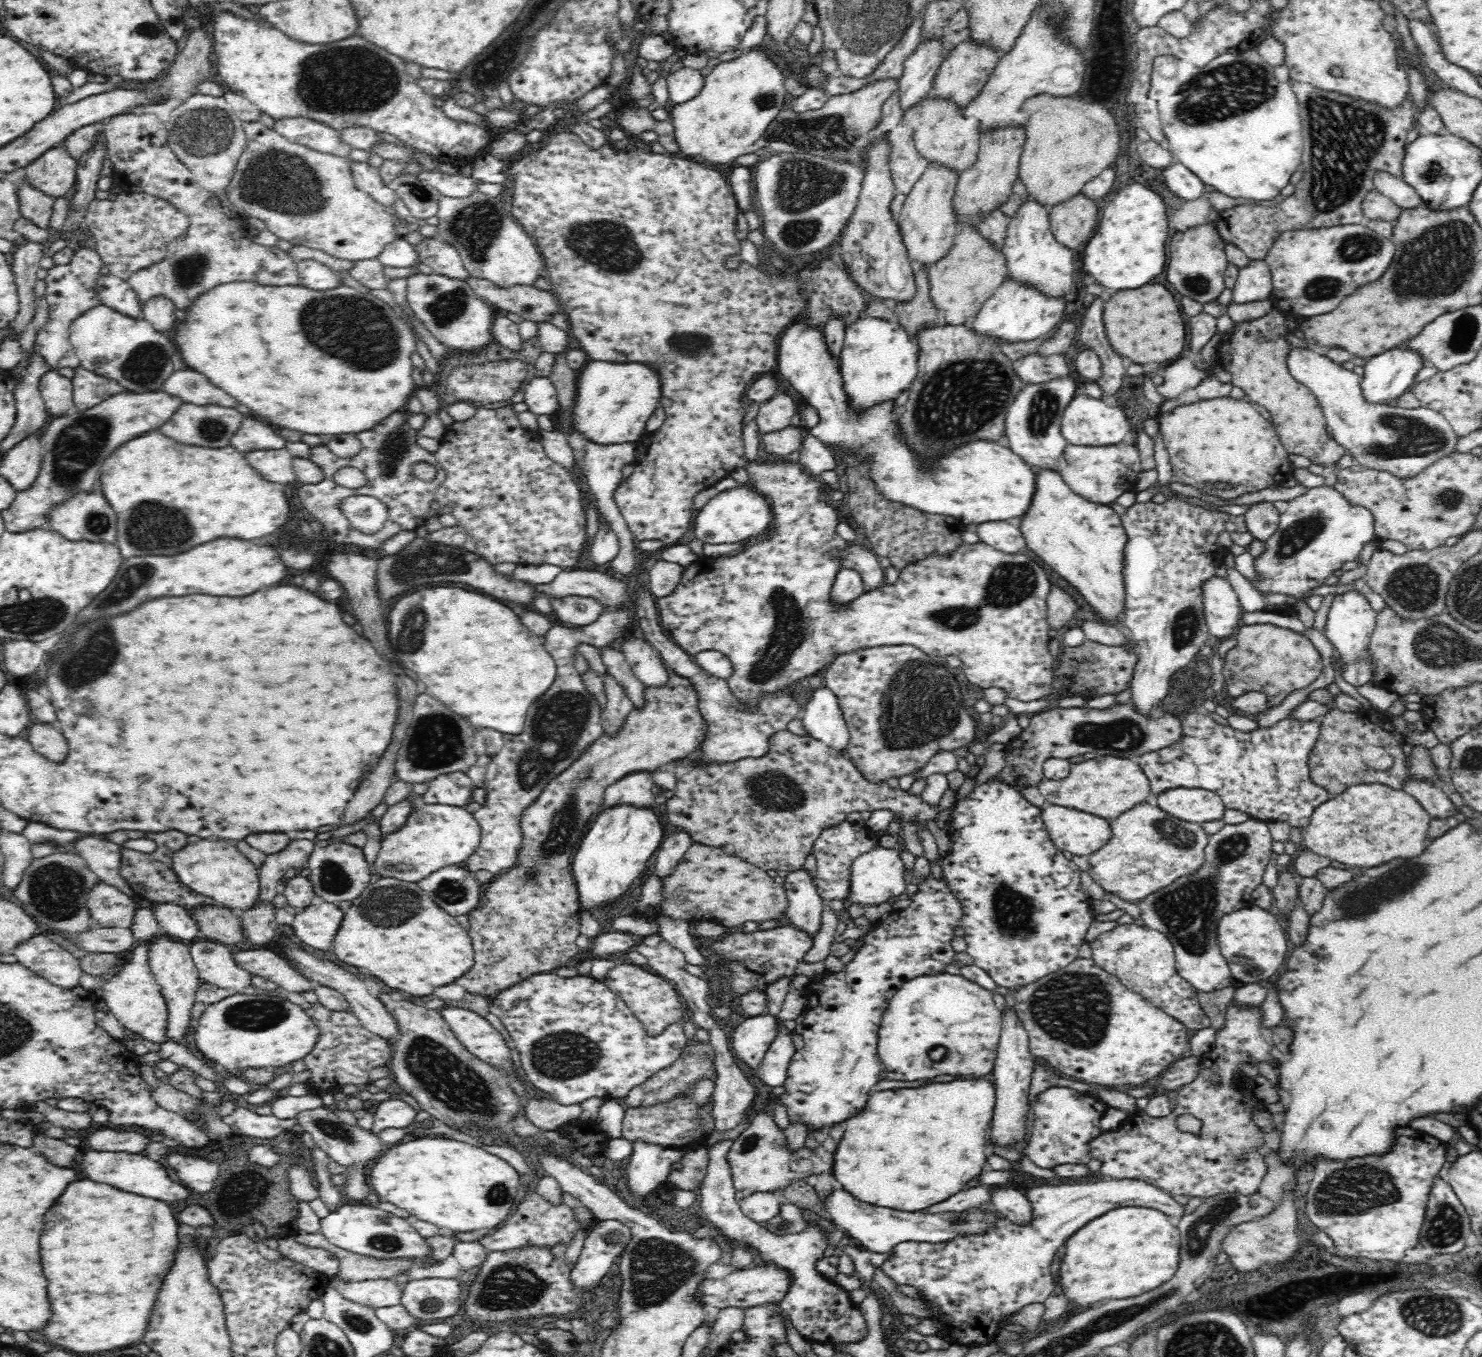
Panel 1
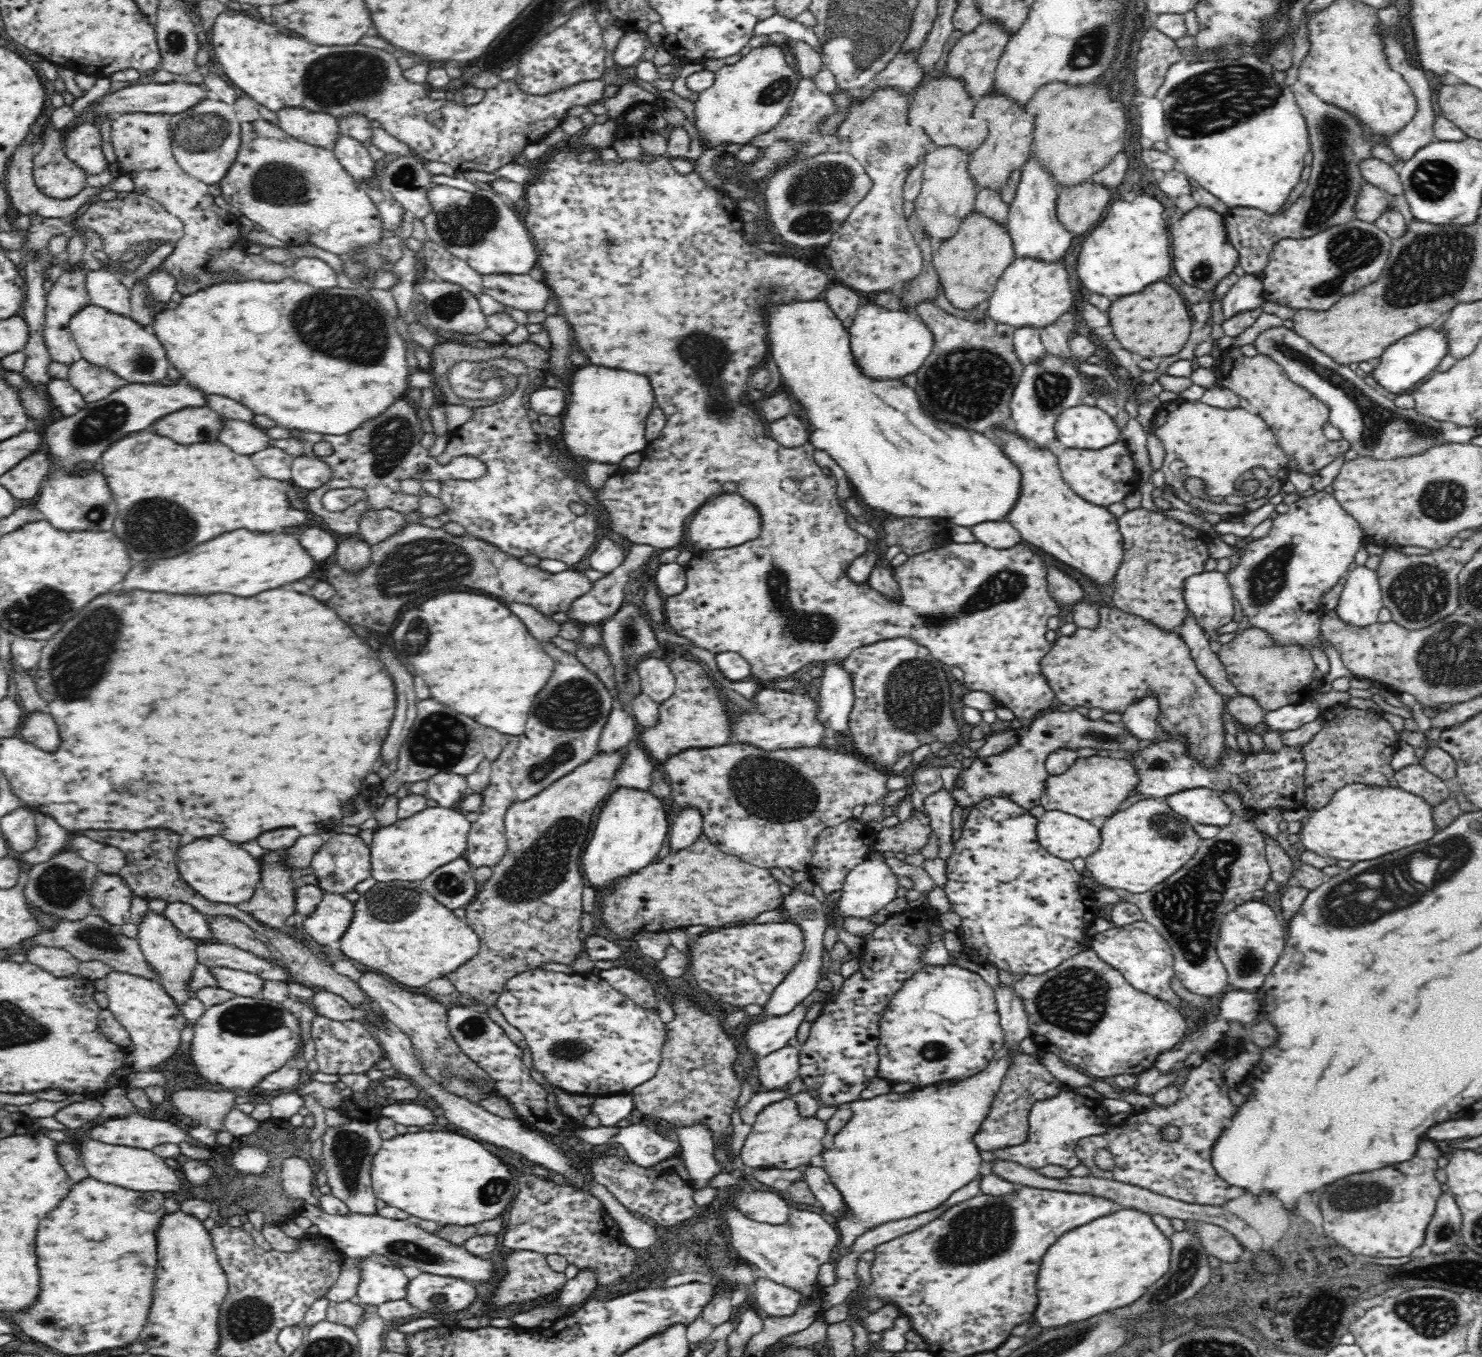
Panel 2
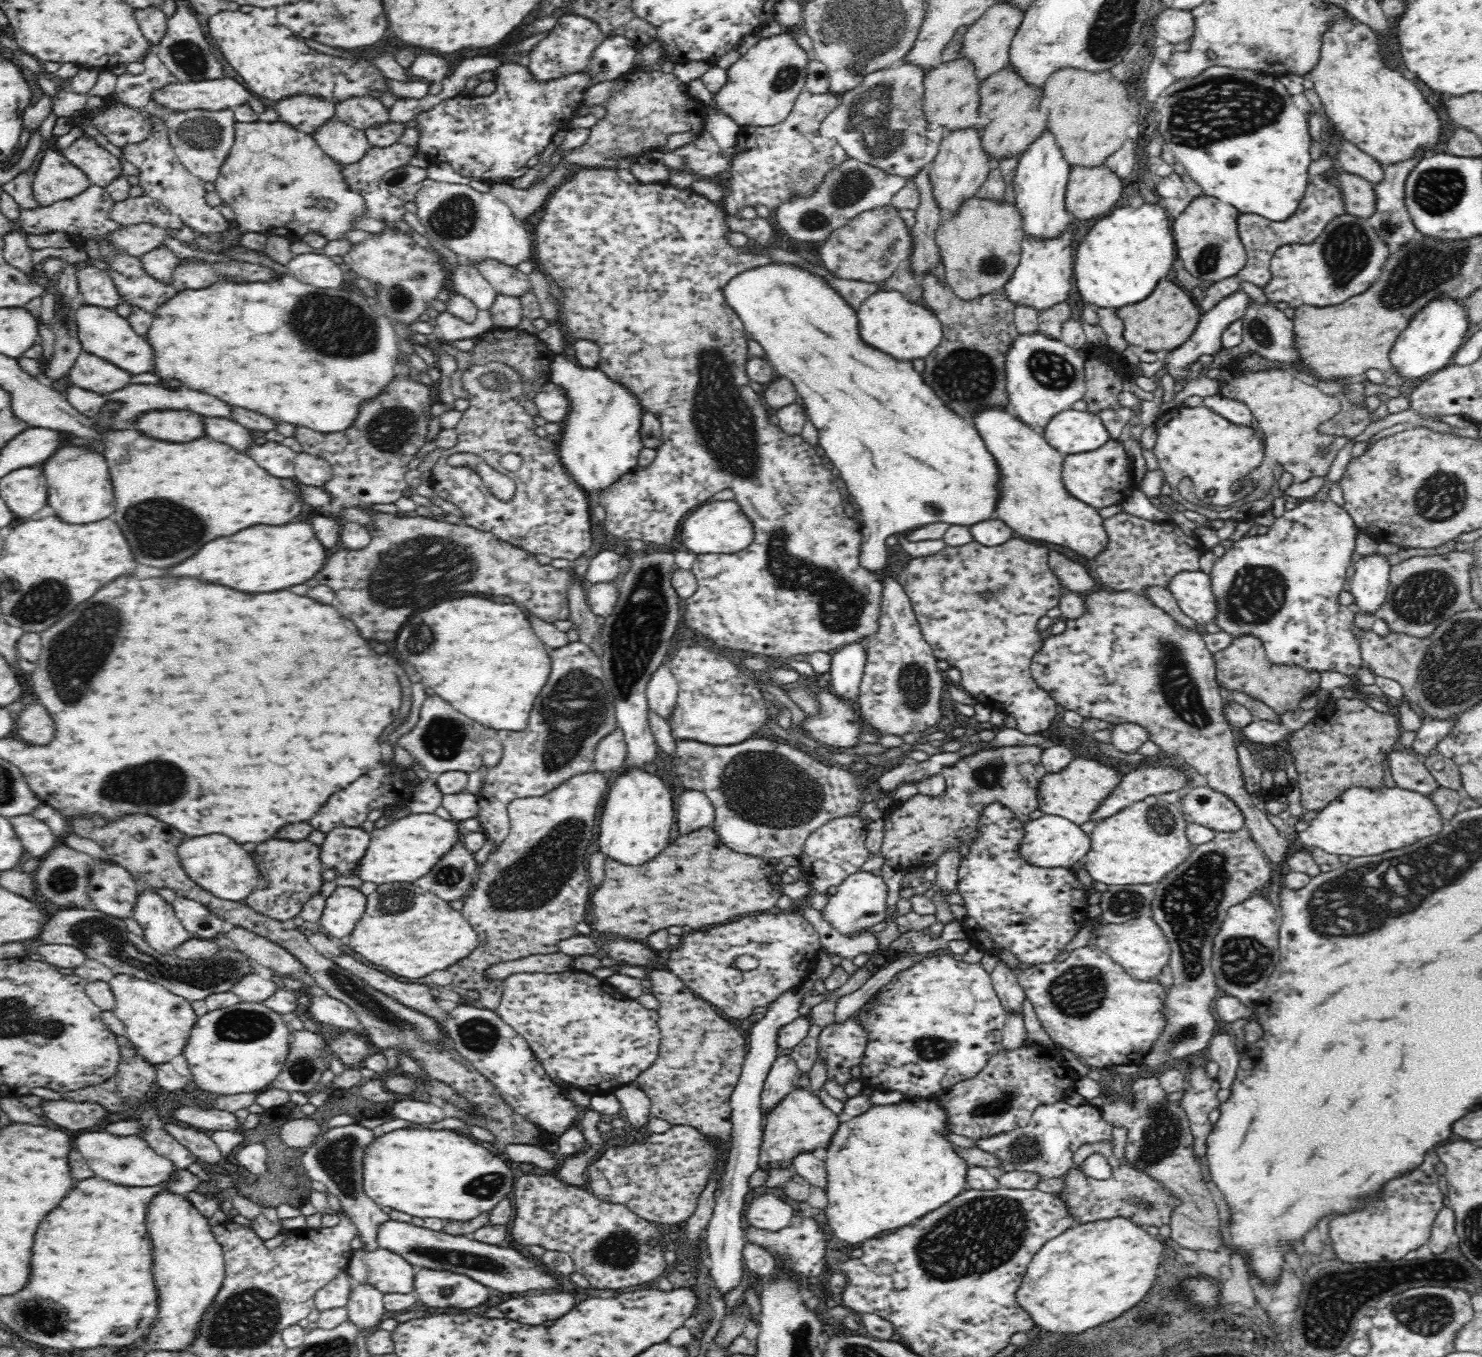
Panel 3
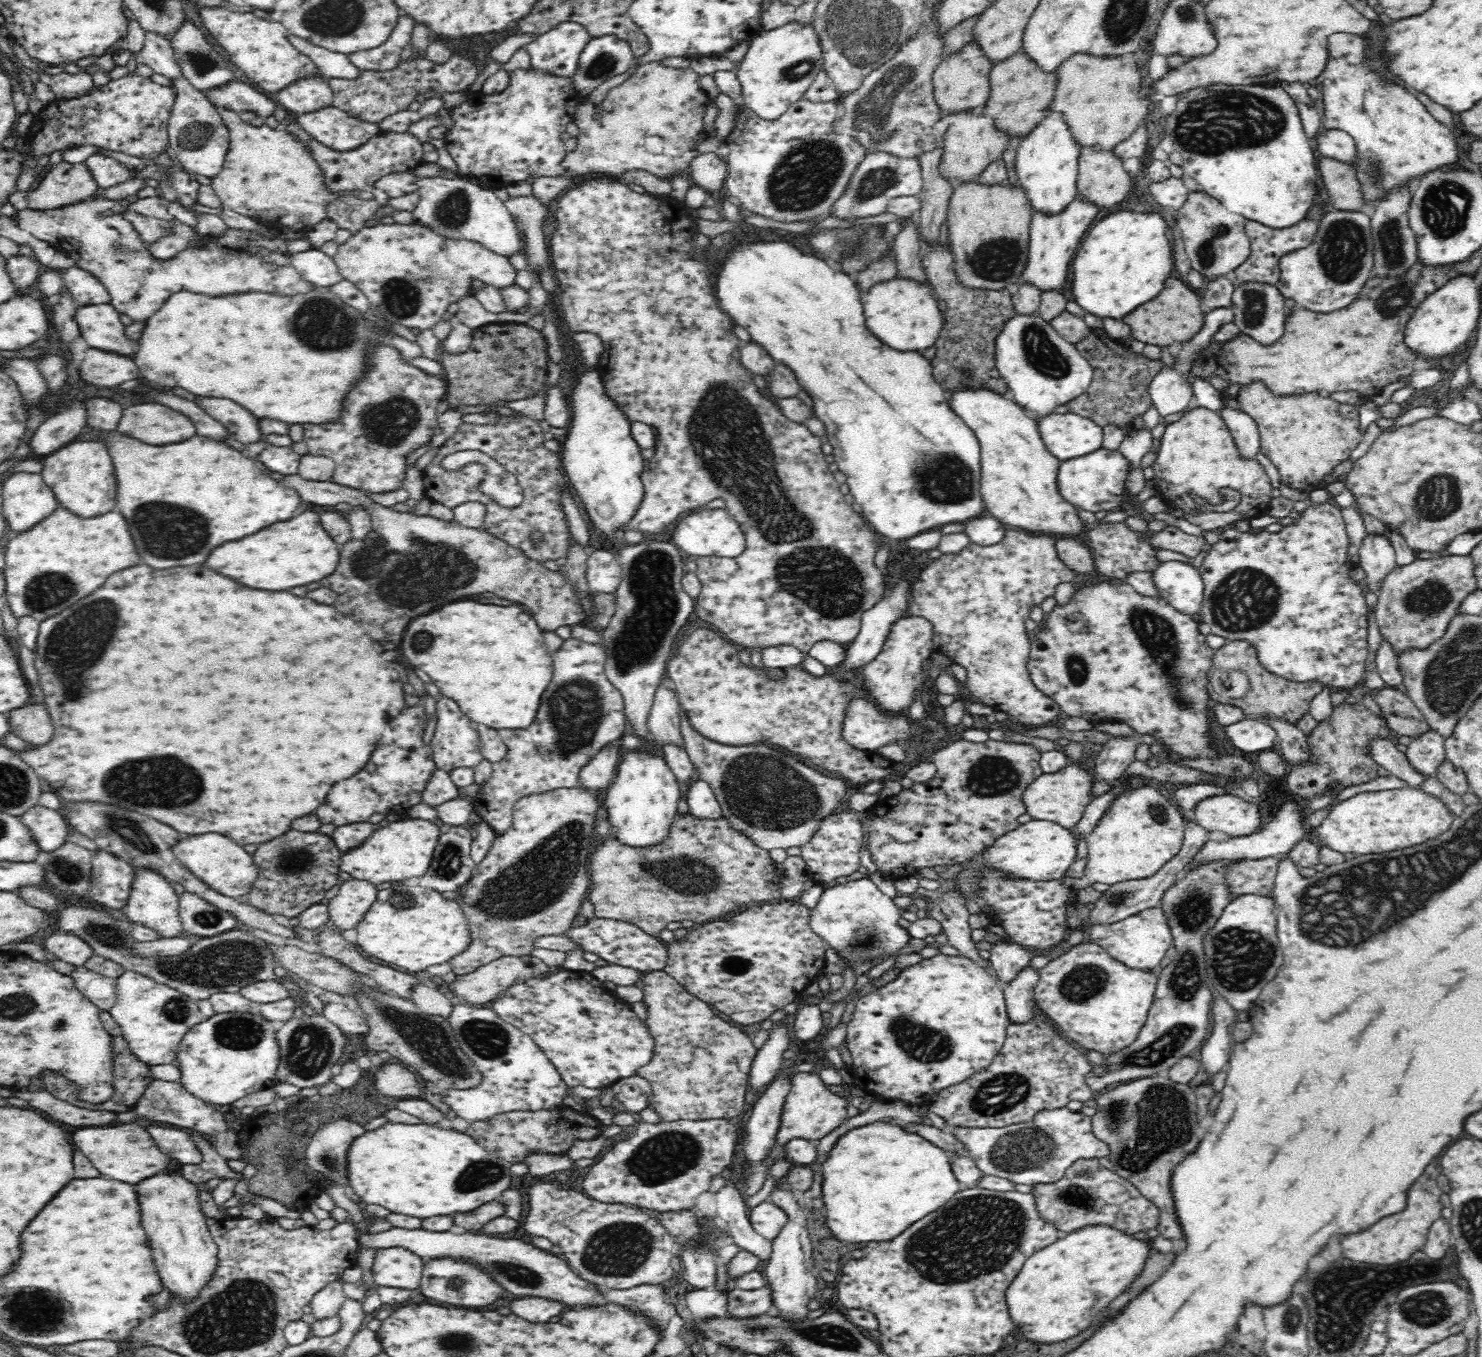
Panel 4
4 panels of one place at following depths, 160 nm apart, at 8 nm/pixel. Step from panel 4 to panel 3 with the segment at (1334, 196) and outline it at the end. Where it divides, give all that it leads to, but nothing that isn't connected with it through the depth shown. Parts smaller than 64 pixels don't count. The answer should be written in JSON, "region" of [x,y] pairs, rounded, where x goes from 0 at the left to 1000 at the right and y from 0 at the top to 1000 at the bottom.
{"region":[[[904,126],[903,136],[907,142],[910,158],[923,161],[928,157],[927,136],[915,128]]]}

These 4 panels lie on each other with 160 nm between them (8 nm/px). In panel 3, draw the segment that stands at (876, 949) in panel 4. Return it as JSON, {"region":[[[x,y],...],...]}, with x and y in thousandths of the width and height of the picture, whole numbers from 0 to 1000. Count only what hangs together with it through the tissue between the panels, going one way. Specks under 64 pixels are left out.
{"region":[[[578,642],[565,653],[563,660],[559,660],[558,667],[554,671],[555,675],[561,682],[562,687],[568,689],[579,688],[580,685],[587,684],[598,676],[598,661],[599,653],[593,642]]]}

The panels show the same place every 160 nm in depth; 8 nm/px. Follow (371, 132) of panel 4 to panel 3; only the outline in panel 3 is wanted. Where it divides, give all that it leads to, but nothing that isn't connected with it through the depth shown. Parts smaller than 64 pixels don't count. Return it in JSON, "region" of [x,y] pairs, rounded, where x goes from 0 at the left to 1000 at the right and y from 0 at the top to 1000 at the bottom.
{"region":[[[225,88],[211,100],[213,105],[230,122],[240,121],[250,109],[246,97],[238,95]]]}

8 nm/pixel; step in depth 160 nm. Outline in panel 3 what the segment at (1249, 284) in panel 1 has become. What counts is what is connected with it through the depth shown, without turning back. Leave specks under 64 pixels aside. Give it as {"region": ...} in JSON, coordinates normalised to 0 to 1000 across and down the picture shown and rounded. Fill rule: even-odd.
{"region":[[[836,212],[835,214],[833,214],[831,217],[825,220],[816,230],[812,231],[810,239],[807,240],[806,246],[802,249],[802,252],[799,252],[795,258],[792,258],[788,264],[785,265],[785,271],[787,271],[787,275],[789,276],[792,280],[795,279],[795,286],[798,287],[797,282],[798,282],[798,279],[803,275],[803,272],[800,271],[800,268],[803,267],[807,267],[811,261],[814,262],[825,262],[825,255],[824,254],[824,246],[835,235],[838,235],[838,233],[841,231],[841,227],[843,225],[845,220],[842,217],[842,215],[840,215],[839,212]],[[788,265],[788,267],[787,267]]]}

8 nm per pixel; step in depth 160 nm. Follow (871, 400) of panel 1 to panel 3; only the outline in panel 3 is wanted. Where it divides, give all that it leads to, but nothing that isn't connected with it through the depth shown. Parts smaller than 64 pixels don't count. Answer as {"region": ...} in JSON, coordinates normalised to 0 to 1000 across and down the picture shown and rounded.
{"region":[[[592,214],[577,231],[580,250],[586,256],[605,267],[617,267],[625,264],[632,259],[636,248],[636,243],[632,233],[622,225],[613,223],[607,215]]]}

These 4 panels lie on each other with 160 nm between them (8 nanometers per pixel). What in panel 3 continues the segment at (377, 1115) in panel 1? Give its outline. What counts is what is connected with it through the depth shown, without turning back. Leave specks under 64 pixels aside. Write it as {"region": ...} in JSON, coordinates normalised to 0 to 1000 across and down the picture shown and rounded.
{"region":[[[279,810],[274,811],[267,812],[265,815],[265,821],[266,824],[270,825],[274,825],[274,827],[278,827],[278,828],[286,828],[286,827],[297,827],[300,825],[301,822],[298,819],[298,815],[294,812],[287,812]]]}

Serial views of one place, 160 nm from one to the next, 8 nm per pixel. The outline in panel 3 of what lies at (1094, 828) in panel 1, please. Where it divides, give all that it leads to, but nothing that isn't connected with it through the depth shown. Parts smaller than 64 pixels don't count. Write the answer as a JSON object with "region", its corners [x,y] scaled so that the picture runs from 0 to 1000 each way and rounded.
{"region":[[[706,600],[700,604],[694,604],[692,609],[691,619],[688,623],[688,629],[704,639],[719,638],[723,639],[727,634],[731,633],[735,628],[735,615],[733,615],[728,607],[723,606],[723,604],[718,603],[717,601]]]}

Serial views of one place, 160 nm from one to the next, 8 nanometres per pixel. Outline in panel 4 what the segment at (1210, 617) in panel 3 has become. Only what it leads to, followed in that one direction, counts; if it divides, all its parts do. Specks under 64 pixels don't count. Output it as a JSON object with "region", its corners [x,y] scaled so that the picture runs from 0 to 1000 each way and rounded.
{"region":[[[790,413],[783,416],[778,426],[789,447],[802,455],[810,454],[813,431],[809,420],[802,415]]]}

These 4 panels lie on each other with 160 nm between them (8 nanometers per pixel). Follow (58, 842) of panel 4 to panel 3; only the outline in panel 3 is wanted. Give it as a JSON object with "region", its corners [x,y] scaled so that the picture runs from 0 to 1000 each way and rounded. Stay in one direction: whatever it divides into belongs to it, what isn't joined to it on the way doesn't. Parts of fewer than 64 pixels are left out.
{"region":[[[11,601],[5,603],[5,605],[15,622],[16,626],[23,631],[32,629],[35,625],[40,623],[34,610],[28,607],[24,601]]]}

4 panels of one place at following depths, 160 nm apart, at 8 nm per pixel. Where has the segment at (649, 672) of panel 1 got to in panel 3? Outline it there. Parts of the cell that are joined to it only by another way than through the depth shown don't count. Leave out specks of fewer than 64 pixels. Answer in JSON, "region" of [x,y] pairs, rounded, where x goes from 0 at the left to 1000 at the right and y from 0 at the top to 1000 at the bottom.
{"region":[[[449,488],[439,499],[435,509],[437,520],[451,531],[458,509],[456,500]]]}

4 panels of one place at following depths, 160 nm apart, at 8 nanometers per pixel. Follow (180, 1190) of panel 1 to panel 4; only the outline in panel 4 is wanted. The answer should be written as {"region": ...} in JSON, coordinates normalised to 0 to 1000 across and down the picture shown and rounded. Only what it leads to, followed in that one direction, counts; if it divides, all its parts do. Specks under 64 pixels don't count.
{"region":[[[92,826],[80,830],[80,831],[57,831],[57,833],[50,834],[49,840],[50,840],[51,846],[59,855],[62,855],[63,861],[66,864],[69,864],[70,867],[74,867],[76,870],[93,873],[99,868],[112,864],[113,859],[115,859],[113,858],[114,852],[105,846],[101,836],[97,834],[96,831],[93,829]]]}

